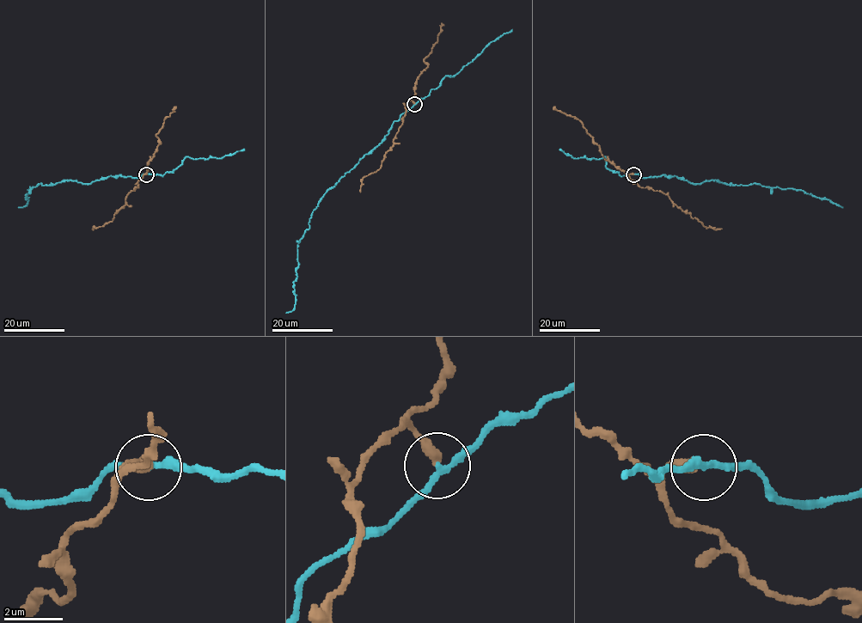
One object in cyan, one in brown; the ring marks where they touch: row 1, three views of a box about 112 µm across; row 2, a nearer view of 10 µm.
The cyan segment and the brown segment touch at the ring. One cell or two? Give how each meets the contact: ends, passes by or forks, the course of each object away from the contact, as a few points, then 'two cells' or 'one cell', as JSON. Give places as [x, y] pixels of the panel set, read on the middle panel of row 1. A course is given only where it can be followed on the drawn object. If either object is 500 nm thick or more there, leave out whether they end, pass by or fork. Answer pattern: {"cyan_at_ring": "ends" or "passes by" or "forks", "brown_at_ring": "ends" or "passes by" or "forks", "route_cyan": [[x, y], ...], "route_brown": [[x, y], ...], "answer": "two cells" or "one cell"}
{"cyan_at_ring": "passes by", "brown_at_ring": "ends", "route_cyan": [[414, 104], [394, 122], [377, 145], [329, 188], [313, 210], [309, 228], [297, 247], [295, 307], [285, 313]], "route_brown": [[414, 104], [411, 99], [406, 104], [403, 120], [393, 146], [385, 154], [378, 169], [363, 178], [360, 192]], "answer": "two cells"}

